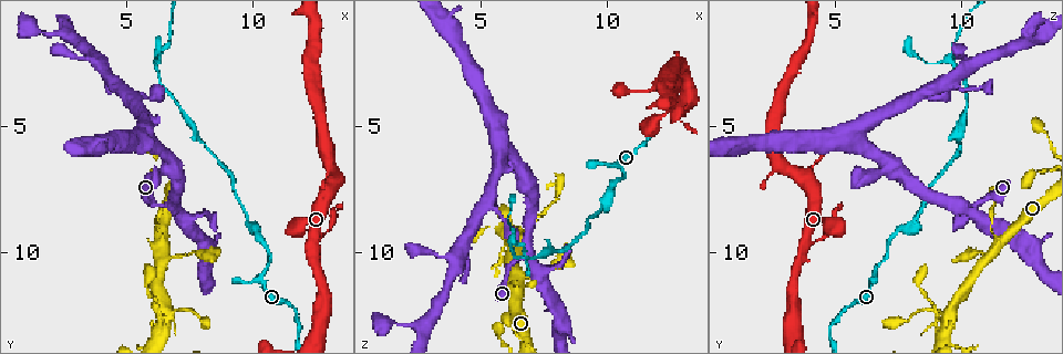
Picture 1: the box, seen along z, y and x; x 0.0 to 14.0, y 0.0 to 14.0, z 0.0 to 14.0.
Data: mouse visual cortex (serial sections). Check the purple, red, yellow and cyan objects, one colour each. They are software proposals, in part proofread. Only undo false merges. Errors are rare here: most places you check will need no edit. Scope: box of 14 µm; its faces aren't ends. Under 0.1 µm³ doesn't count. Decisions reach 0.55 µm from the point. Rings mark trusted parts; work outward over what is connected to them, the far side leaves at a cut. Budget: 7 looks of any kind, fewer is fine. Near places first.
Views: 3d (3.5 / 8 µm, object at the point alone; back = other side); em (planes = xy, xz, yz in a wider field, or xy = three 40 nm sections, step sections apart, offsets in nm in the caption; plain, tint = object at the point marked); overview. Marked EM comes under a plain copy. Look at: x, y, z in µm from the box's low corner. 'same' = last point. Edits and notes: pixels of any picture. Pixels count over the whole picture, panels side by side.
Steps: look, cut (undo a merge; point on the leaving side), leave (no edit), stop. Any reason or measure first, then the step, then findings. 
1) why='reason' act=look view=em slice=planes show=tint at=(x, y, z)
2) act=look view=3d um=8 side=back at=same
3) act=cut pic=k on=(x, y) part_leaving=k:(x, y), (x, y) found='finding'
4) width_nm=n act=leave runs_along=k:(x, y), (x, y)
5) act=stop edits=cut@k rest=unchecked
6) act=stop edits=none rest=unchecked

why='sudden change in width' act=look view=3d um=8 at=(7.8, 10.1, 10.6)

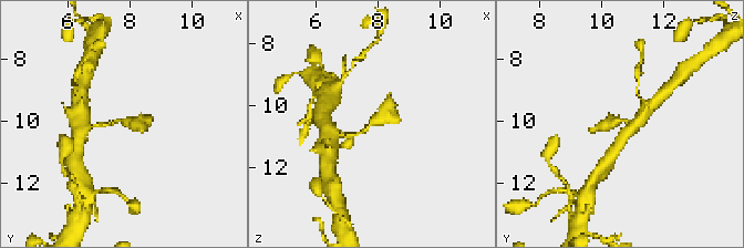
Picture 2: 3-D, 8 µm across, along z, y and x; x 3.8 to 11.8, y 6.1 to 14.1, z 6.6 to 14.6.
arm_widths_nm=150,400 why='now the EM' act=look view=em slice=xy step=3 show=tint at=(7.8, 9.9, 10.6)

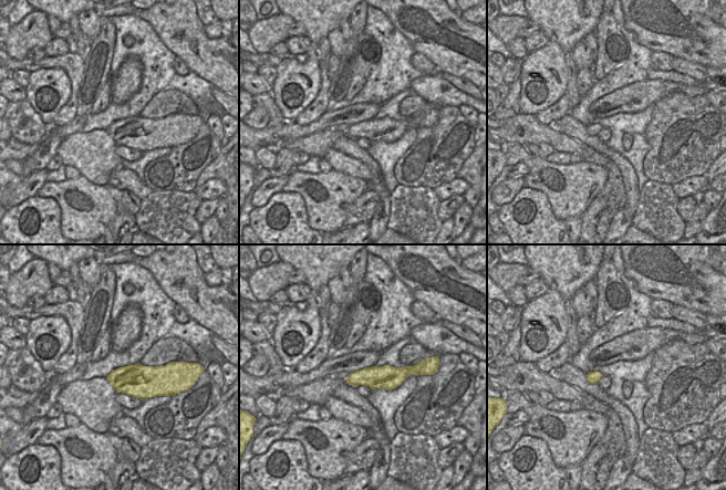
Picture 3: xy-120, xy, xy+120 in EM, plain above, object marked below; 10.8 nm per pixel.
act=leave runs_along=2:(342, 133), (364, 131), (390, 102) found='one cell here'

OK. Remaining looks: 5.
why='sudden change in width' act=look view=3d um=3.5 side=back at=(9.8, 8.6, 8.2)

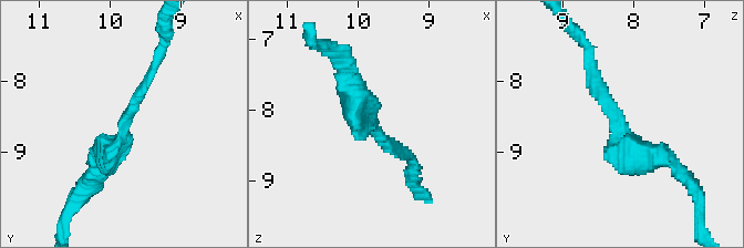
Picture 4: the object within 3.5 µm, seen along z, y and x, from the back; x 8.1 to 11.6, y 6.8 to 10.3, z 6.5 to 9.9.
arm_widths_nm=200,250 why='shape alone is not enough' act=look view=em slice=xy step=2 show=tint at=(9.80, 8.70, 8.15)

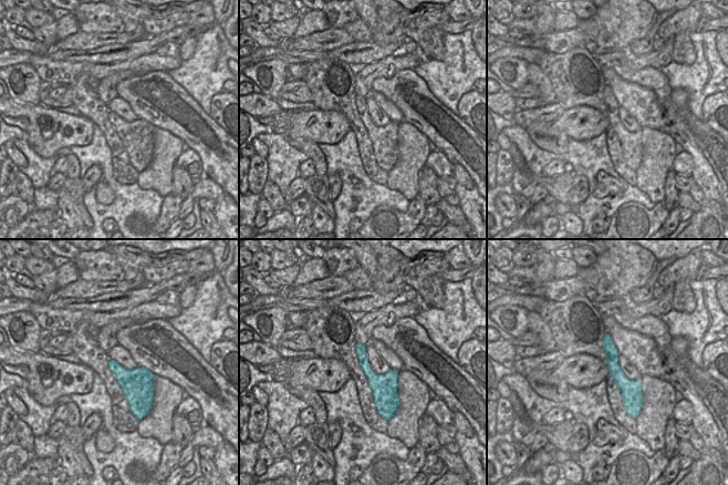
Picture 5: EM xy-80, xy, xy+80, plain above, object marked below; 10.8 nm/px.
act=leave found='continuous, no second cell'

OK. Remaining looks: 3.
why='four-way junction' act=look view=3d um=3.5 at=(6.6, 12.9, 9.4)

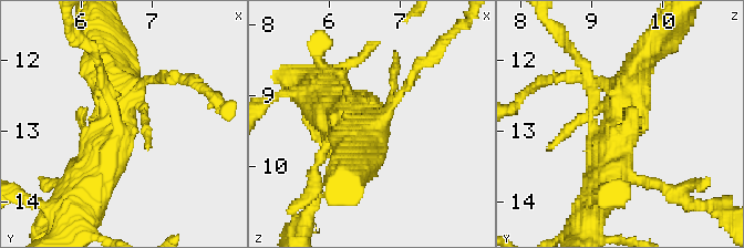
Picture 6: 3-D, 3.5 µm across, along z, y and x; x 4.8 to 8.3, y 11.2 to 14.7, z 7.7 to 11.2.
why='now the EM' act=look view=em slice=xy step=3 show=tint at=(6.55, 12.90, 9.35)

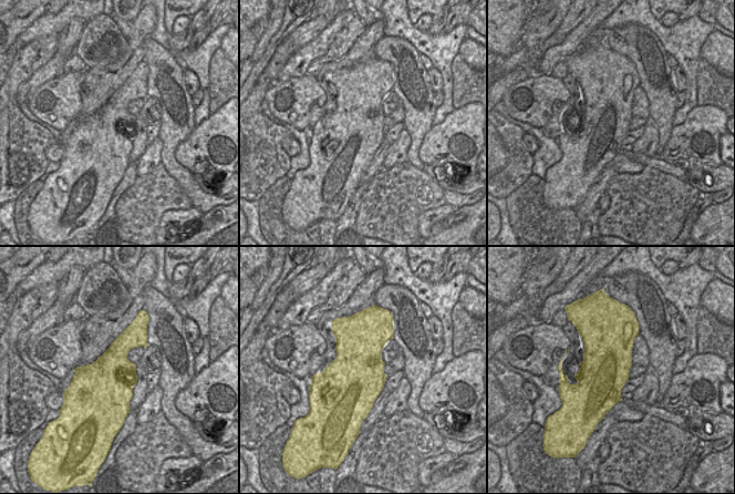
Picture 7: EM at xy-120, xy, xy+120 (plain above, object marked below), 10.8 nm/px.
why='another direction' act=look view=em slice=xy step=5 show=tint at=same

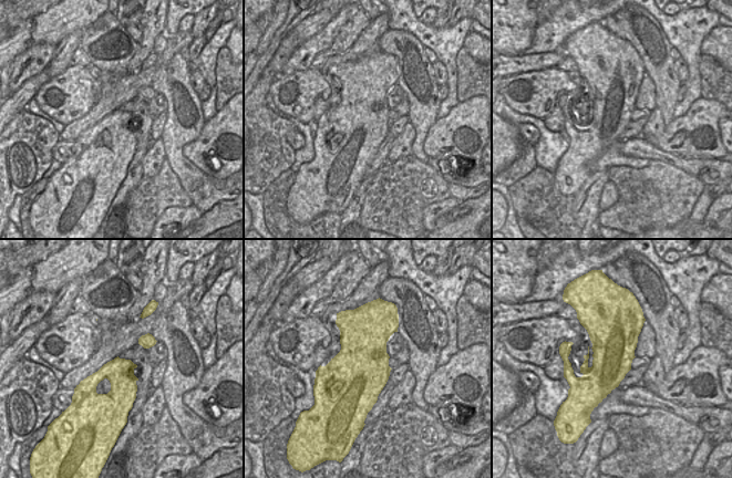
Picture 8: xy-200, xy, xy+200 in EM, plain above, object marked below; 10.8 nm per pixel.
act=leave found='one cell here'

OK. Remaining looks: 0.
act=stop edits=none rest=unchecked

